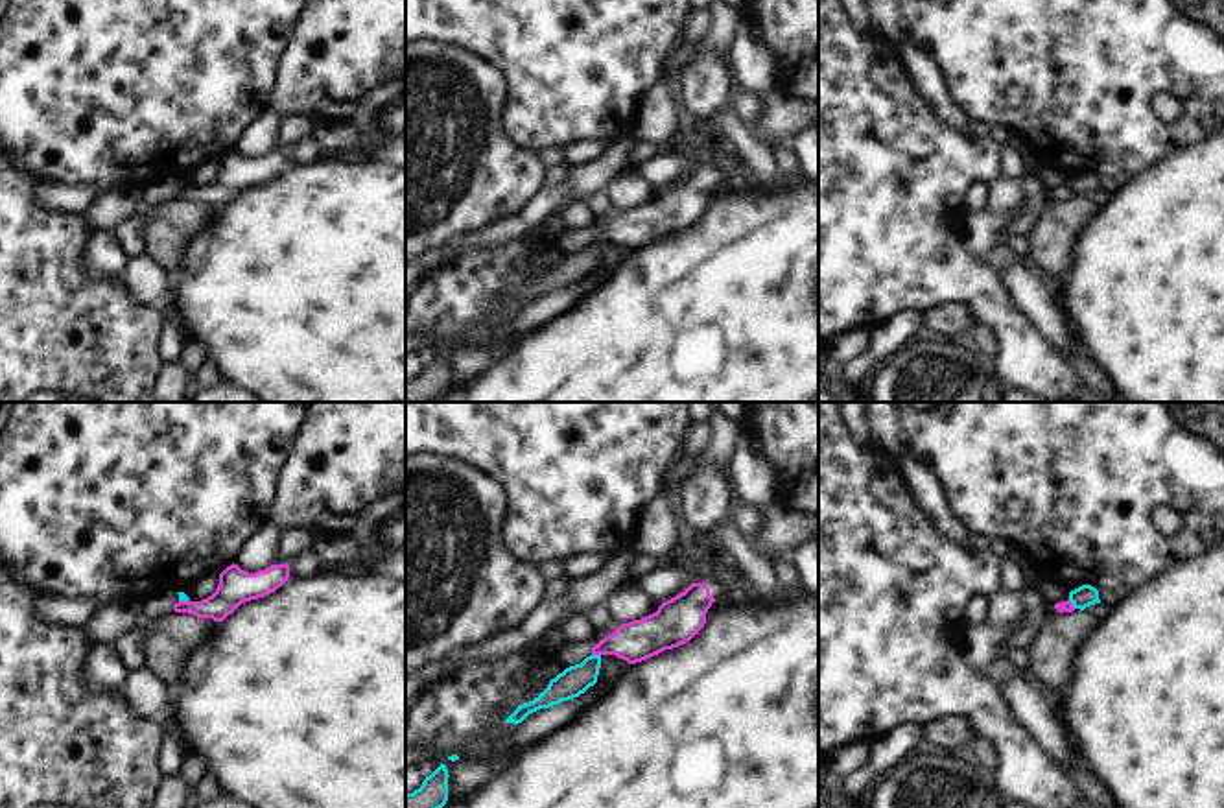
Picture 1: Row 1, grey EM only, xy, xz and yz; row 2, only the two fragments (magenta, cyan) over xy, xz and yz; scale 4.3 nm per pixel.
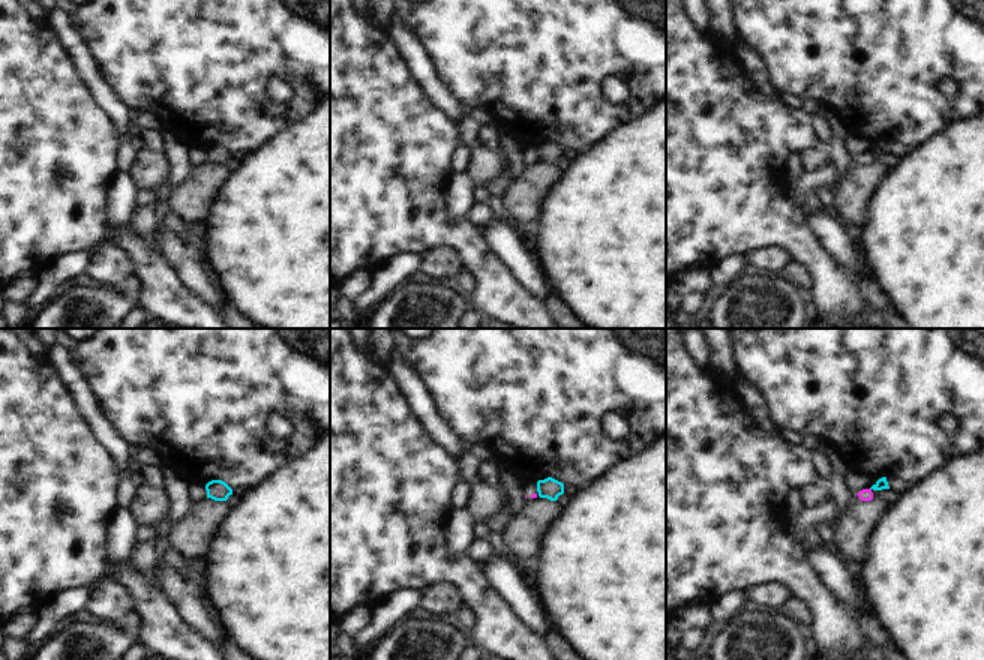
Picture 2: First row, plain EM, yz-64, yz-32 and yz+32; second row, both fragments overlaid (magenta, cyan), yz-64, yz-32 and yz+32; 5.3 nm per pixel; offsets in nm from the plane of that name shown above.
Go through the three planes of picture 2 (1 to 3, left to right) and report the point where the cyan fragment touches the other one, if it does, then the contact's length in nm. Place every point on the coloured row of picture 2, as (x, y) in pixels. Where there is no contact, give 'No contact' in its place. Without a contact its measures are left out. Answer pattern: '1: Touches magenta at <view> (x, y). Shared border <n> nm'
1: No contact
2: No contact
3: No contact.

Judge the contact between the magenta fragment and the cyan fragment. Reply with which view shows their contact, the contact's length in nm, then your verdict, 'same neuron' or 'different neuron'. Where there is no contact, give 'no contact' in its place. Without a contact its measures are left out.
xz | 40 nm | different neuron

